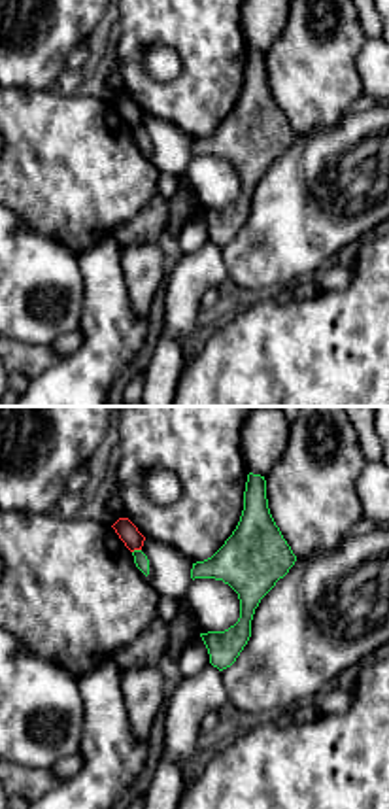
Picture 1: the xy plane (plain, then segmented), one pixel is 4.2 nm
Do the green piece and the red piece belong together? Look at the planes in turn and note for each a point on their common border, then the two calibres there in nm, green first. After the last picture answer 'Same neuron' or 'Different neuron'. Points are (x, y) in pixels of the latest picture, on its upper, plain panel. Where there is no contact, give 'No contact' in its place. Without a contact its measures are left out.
Touches green at (136, 127). Thickness 60 nm (green) against 90 nm

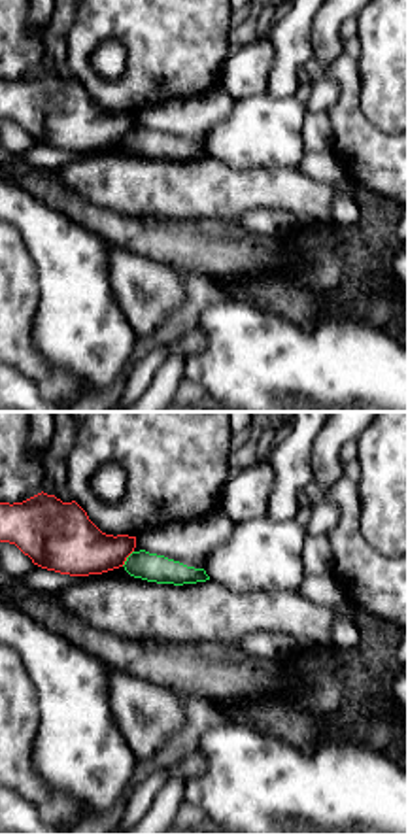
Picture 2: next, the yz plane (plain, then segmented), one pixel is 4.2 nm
Touches green at (127, 135). Thickness 120 nm (green) against 260 nm

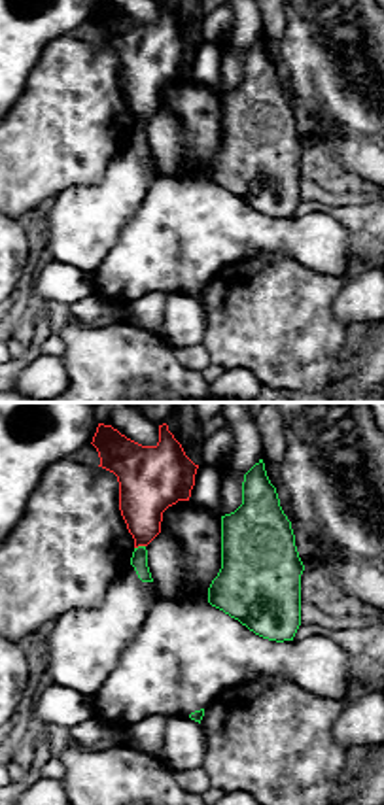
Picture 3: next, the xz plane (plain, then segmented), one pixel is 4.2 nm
Touches green at (139, 123). Thickness 70 nm (green) against 240 nm

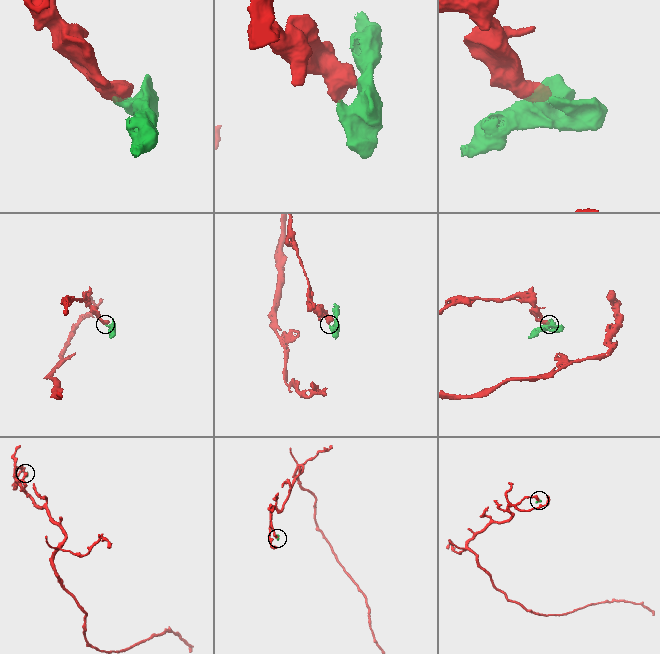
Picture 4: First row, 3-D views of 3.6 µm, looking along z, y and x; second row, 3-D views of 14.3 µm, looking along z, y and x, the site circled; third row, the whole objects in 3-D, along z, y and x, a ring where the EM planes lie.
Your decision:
Different neuron

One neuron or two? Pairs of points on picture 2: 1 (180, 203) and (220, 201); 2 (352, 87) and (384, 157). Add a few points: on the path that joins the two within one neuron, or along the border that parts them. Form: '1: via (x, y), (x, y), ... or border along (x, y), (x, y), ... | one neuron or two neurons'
1: via (189, 201), (210, 201) | one neuron
2: via (352, 104), (352, 125), (367, 140) | one neuron

